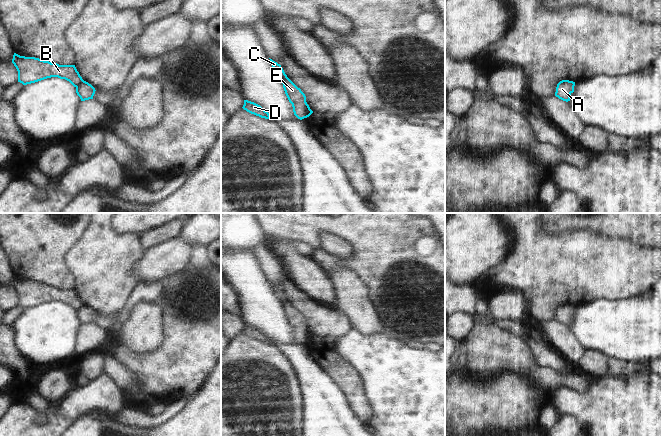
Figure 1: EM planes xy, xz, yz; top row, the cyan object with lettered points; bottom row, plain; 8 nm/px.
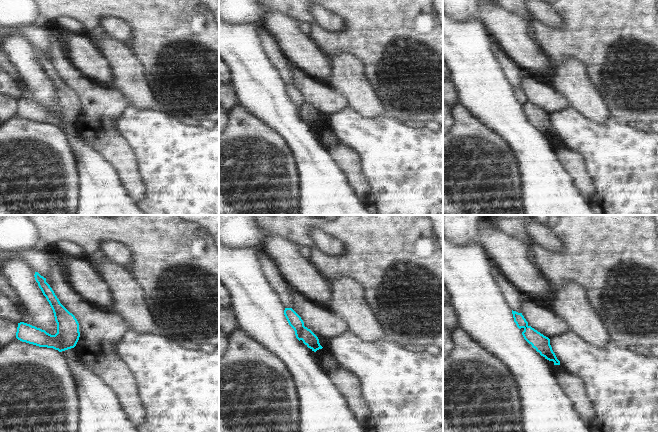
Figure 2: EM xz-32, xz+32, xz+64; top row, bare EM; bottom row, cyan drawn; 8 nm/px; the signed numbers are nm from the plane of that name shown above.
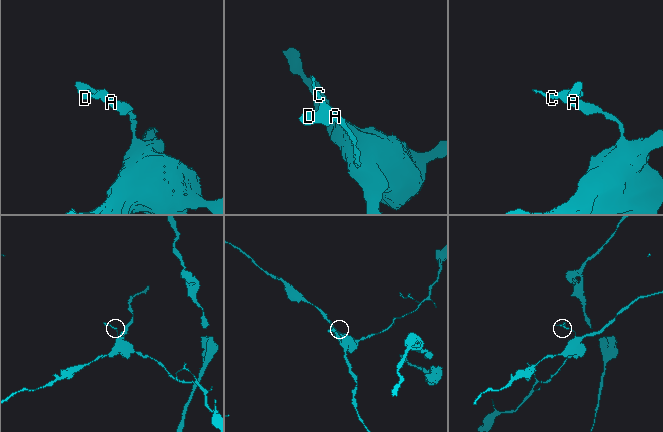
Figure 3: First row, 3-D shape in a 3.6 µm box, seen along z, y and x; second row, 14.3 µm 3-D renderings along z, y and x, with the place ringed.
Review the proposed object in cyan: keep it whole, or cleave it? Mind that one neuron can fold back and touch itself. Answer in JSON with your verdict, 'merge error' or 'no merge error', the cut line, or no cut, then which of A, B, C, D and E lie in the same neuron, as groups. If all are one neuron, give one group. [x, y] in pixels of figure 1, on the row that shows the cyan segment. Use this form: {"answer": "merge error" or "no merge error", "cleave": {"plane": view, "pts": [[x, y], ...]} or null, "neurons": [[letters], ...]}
{"answer": "merge error", "cleave": {"plane": "xz", "pts": [[307, 104], [305, 117]]}, "neurons": [["A"], ["B", "C", "D", "E"]]}

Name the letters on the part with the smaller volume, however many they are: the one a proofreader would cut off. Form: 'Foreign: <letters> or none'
Foreign: B, C, D, E

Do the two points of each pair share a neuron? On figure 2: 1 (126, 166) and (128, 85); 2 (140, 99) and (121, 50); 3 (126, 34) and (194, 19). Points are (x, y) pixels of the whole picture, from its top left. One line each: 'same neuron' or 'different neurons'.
1: different neurons
2: same neuron
3: different neurons

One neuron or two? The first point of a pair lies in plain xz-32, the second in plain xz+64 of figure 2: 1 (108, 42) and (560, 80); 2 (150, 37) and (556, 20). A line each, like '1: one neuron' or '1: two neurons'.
1: one neuron
2: two neurons

